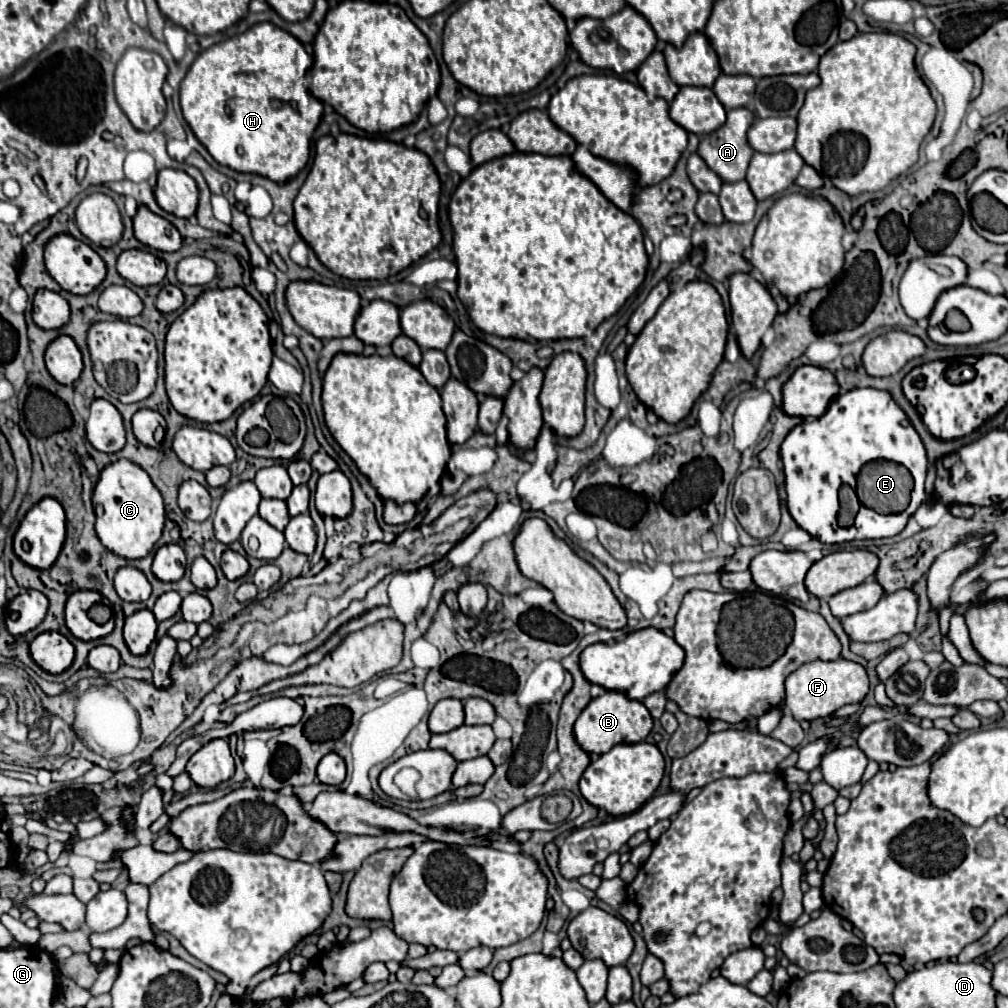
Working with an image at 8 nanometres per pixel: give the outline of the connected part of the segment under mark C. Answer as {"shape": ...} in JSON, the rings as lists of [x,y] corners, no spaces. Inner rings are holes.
{"shape":[[[115,461],[107,465],[93,491],[93,507],[97,515],[97,535],[101,543],[115,555],[125,559],[147,557],[153,545],[159,541],[165,521],[163,499],[151,477],[131,461]]]}

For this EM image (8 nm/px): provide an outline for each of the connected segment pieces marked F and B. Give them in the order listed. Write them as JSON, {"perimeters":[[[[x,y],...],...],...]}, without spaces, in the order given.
{"perimeters":[[[[843,657],[835,661],[811,661],[801,665],[797,671],[793,671],[785,681],[787,697],[785,703],[791,711],[791,715],[797,721],[811,721],[819,717],[829,717],[835,709],[861,701],[869,691],[869,677],[863,665],[847,661]]],[[[605,691],[601,697],[593,699],[575,723],[575,739],[587,753],[607,753],[617,743],[639,743],[645,741],[653,727],[653,717],[641,701],[629,699],[621,691]]]]}

